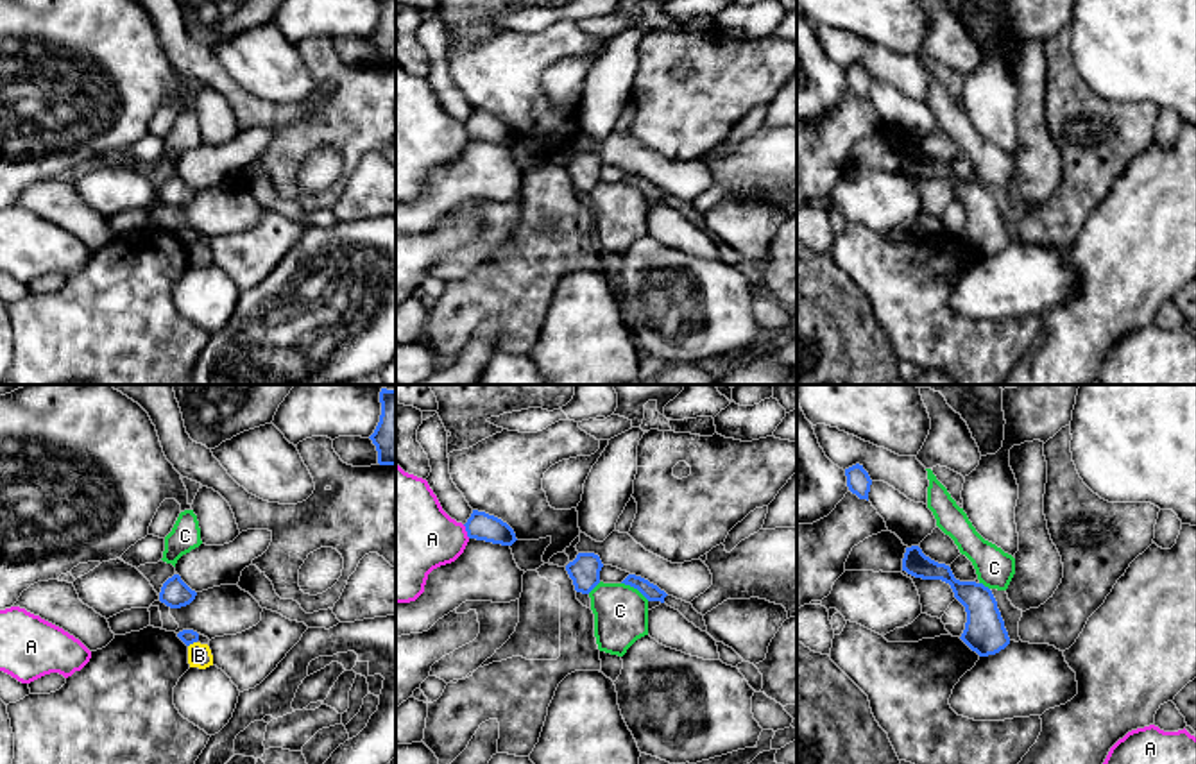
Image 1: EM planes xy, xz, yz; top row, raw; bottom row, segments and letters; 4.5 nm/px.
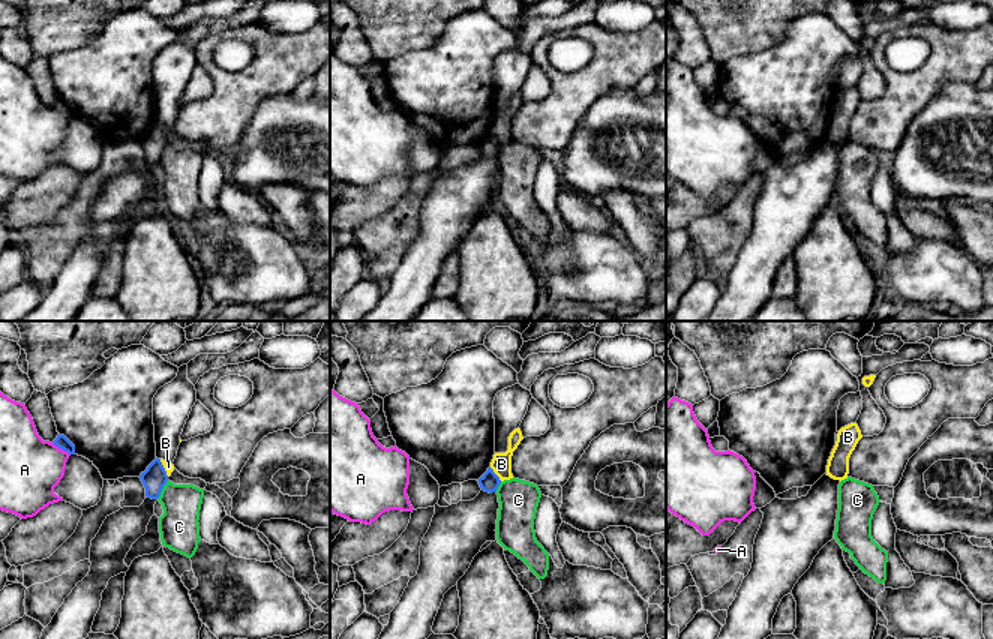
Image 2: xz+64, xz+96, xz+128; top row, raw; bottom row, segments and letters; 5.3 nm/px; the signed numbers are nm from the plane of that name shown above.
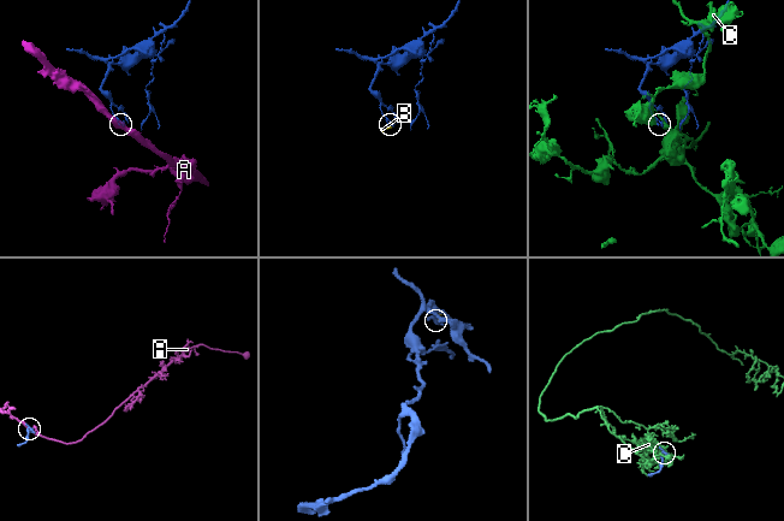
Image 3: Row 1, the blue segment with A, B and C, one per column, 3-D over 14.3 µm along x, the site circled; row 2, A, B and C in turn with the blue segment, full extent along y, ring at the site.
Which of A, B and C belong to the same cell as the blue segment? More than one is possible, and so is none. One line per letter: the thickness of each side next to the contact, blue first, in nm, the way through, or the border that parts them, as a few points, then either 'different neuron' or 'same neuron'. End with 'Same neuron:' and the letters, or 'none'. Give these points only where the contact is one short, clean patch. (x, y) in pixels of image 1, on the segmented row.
A: 130/360 nm | along xz (462, 525), (469, 537) | different neuron
B: 70/110 nm | along xy (196, 641), (188, 646) | different neuron
C: 80/240 nm | along xz (622, 582), (636, 587), (649, 600) | different neuron
Same neuron: none

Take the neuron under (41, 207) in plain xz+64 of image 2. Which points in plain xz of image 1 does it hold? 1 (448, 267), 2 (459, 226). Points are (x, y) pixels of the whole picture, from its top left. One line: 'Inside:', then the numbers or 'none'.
Inside: 1

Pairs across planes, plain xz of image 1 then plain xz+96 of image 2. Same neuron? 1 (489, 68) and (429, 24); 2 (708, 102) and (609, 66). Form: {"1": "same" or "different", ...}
{"1": "different", "2": "same"}

